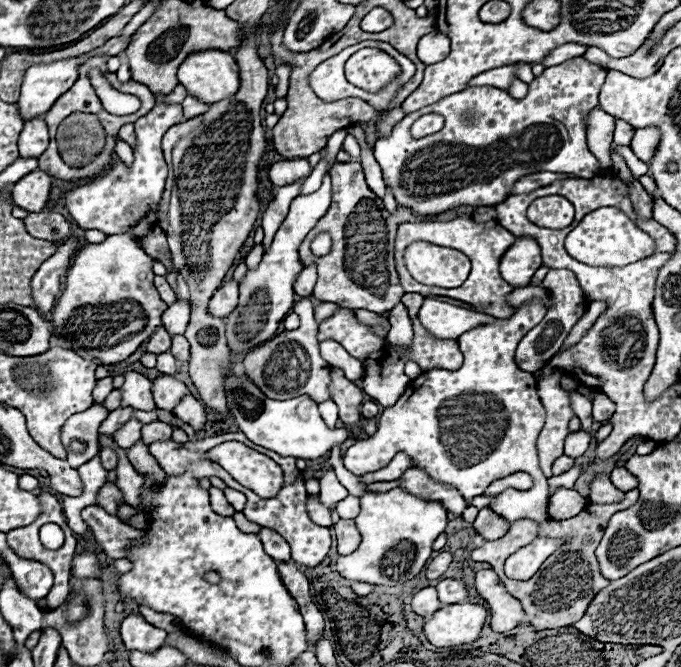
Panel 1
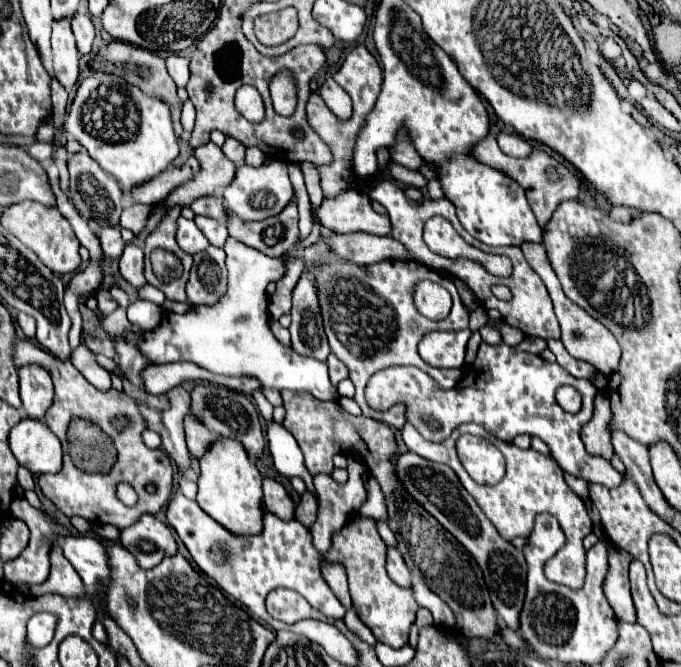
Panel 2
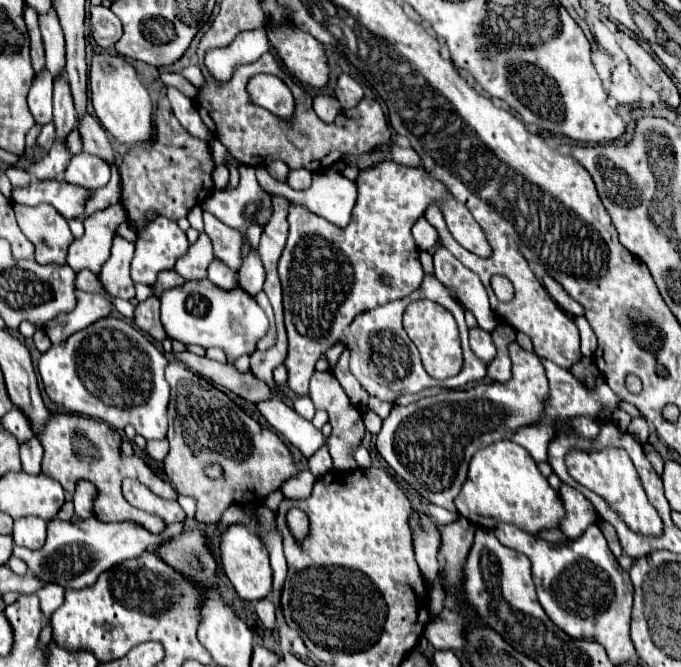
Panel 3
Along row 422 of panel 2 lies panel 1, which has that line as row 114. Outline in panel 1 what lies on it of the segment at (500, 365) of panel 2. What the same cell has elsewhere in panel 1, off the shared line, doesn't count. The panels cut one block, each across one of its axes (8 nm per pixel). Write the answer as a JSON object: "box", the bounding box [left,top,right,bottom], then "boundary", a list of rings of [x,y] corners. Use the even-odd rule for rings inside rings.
{"box":[374,58,606,218],"boundary":[[[570,58],[558,66],[550,66],[542,76],[528,84],[528,96],[522,100],[512,98],[508,92],[490,88],[490,86],[474,86],[448,96],[436,104],[426,106],[410,116],[404,116],[390,132],[390,136],[378,138],[374,146],[374,156],[384,172],[384,182],[390,186],[398,206],[412,210],[420,218],[438,216],[454,206],[494,206],[500,204],[518,176],[526,176],[528,172],[566,172],[580,178],[592,178],[600,172],[600,162],[586,146],[586,128],[584,116],[598,106],[598,92],[604,84],[606,70],[580,58]],[[472,112],[474,120],[464,118],[464,114]],[[424,114],[440,114],[444,116],[444,128],[426,138],[412,138],[412,124]],[[466,146],[466,148],[462,148]]]}

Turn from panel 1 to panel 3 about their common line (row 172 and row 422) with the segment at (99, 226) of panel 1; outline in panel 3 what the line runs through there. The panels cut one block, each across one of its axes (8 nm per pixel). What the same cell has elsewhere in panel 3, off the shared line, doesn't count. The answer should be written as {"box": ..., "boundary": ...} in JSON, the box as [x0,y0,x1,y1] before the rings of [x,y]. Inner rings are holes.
{"box":[38,316,170,440],"boundary":[[[108,316],[88,326],[88,330],[72,334],[64,346],[50,346],[38,360],[38,372],[48,398],[56,406],[62,406],[66,412],[106,422],[114,430],[122,430],[126,424],[132,424],[136,428],[136,434],[144,436],[146,440],[160,440],[166,438],[168,428],[166,406],[170,398],[170,386],[164,380],[166,364],[166,356],[138,328],[122,318]]]}

